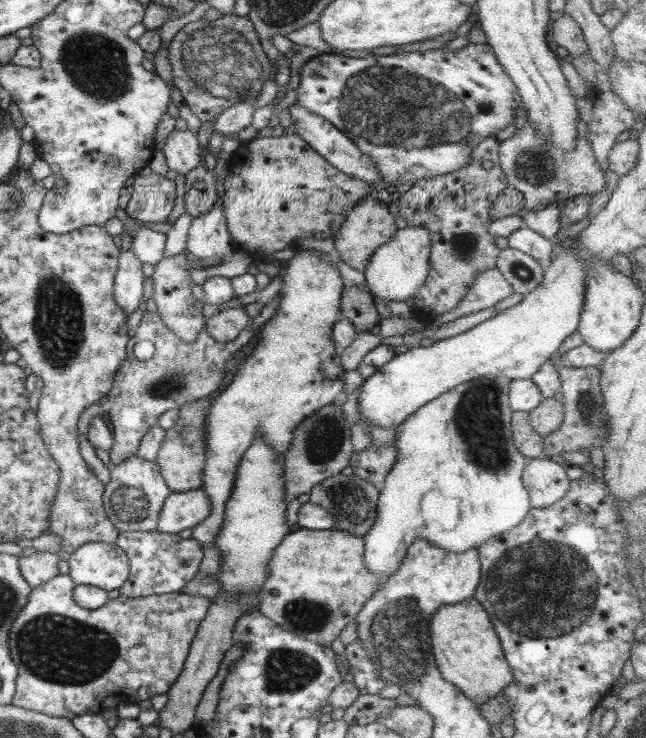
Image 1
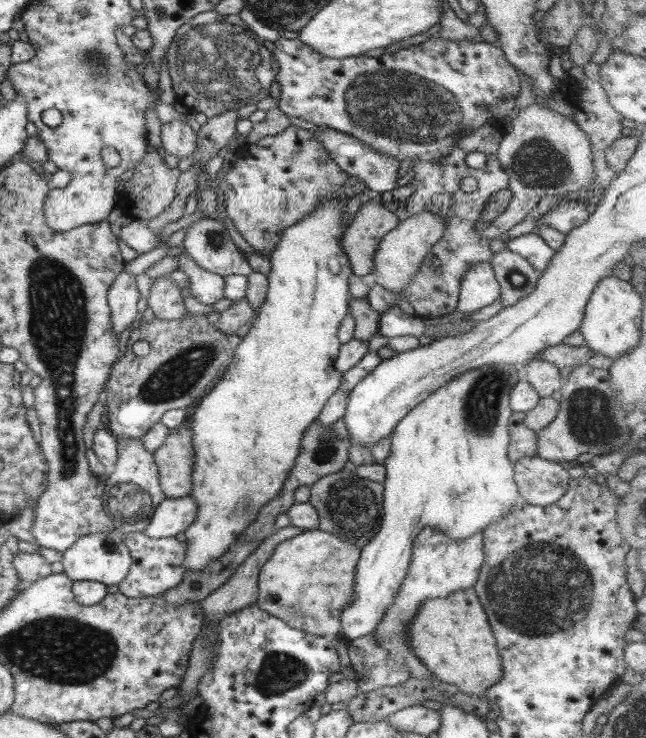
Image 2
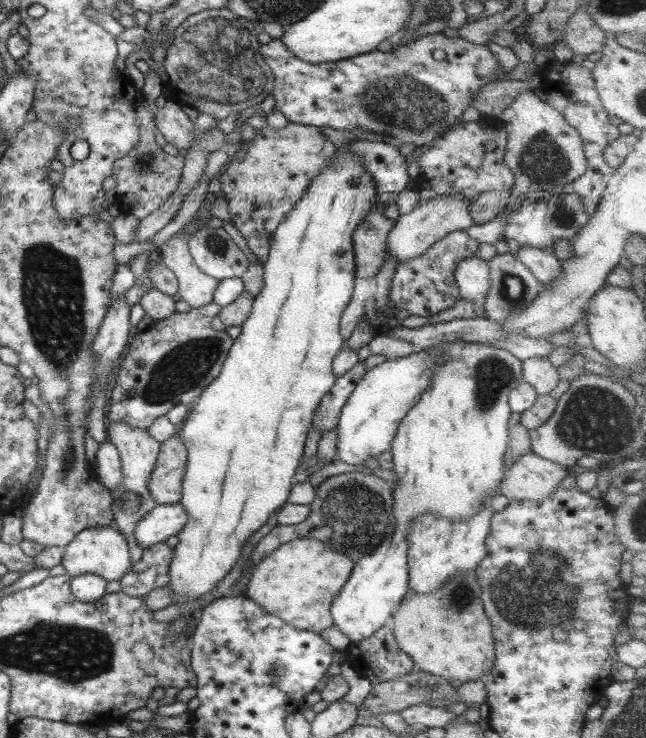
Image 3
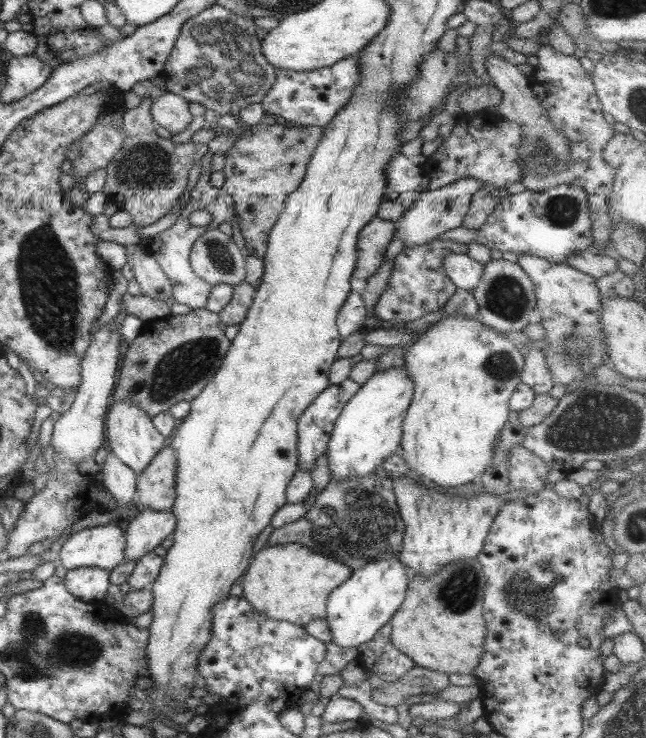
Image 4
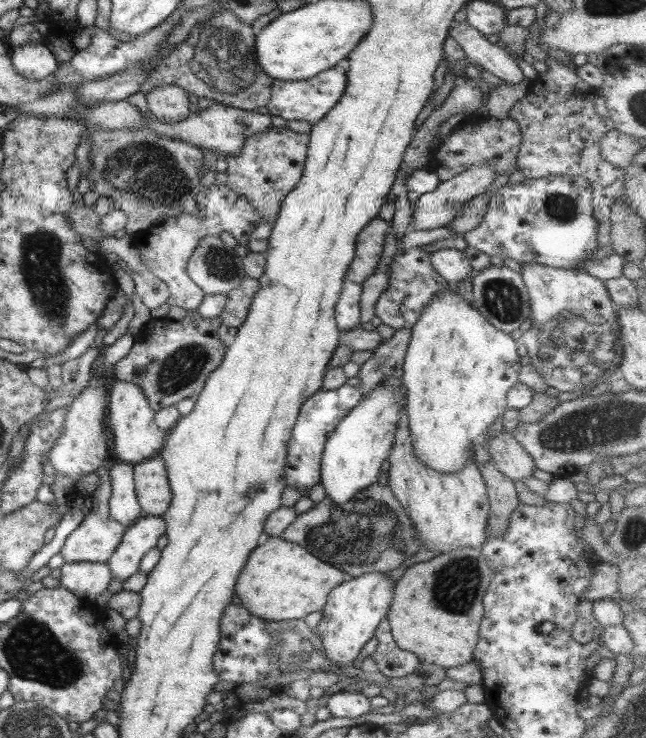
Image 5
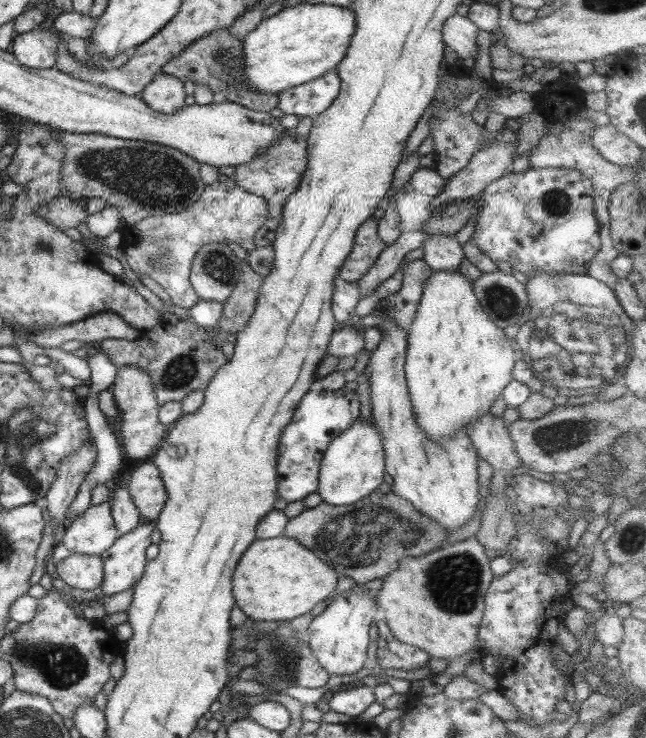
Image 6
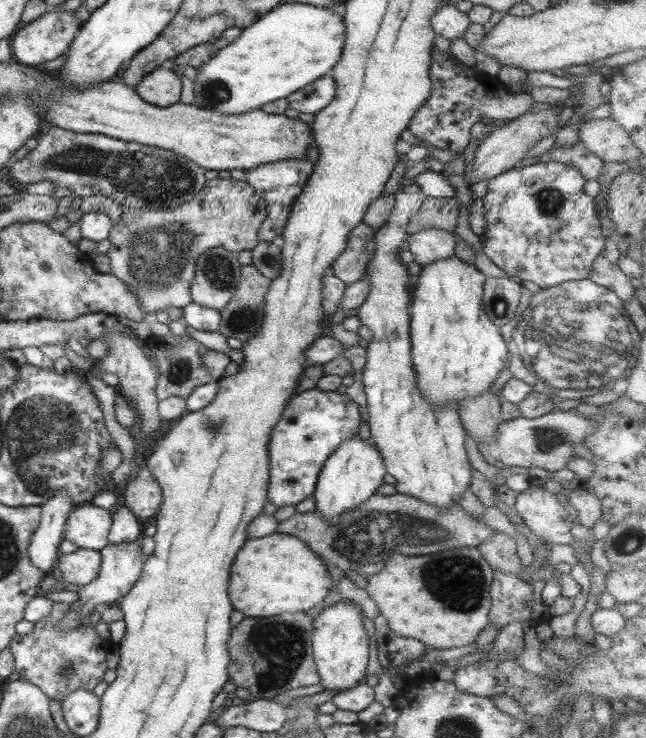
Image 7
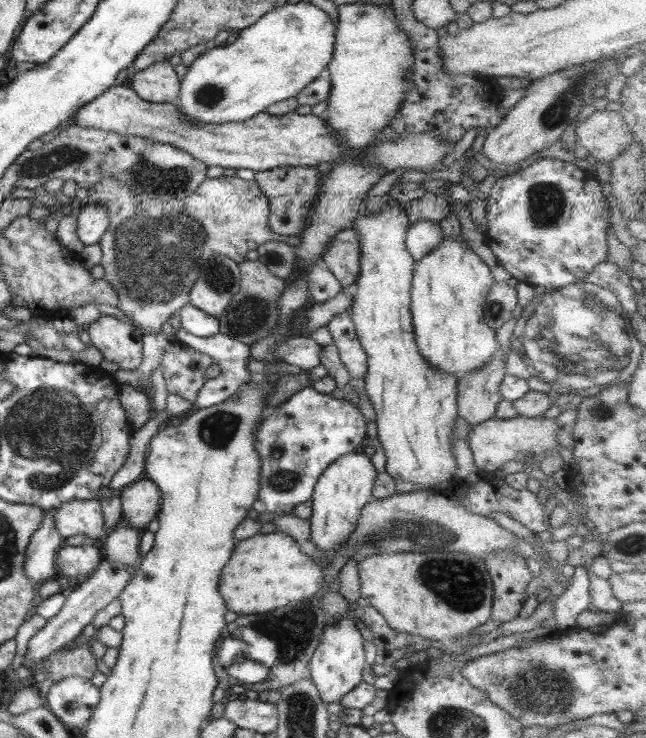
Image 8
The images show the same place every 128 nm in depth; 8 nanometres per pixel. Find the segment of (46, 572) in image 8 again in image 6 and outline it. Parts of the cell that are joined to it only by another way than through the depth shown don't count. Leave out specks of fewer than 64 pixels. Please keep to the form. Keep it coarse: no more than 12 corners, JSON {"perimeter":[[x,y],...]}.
{"perimeter":[[92,440],[65,456],[40,504],[49,530],[64,521],[97,457]]}

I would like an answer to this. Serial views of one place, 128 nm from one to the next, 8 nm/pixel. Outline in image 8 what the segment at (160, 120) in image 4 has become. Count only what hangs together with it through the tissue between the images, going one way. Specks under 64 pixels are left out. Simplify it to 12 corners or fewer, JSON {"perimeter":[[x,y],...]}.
{"perimeter":[[168,60],[132,71],[141,100],[175,102],[180,80]]}

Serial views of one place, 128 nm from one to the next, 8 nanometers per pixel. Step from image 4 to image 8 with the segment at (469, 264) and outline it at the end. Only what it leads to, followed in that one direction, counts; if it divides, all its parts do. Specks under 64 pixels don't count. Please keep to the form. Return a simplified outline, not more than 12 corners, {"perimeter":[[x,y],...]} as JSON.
{"perimeter":[[427,219],[408,225],[404,238],[414,262],[444,241]]}

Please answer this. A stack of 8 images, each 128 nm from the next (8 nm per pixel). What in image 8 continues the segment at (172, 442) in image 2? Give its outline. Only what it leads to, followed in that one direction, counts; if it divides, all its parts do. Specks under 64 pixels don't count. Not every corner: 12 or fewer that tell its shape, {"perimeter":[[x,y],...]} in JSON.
{"perimeter":[[142,477],[121,489],[123,522],[142,531],[161,495]]}

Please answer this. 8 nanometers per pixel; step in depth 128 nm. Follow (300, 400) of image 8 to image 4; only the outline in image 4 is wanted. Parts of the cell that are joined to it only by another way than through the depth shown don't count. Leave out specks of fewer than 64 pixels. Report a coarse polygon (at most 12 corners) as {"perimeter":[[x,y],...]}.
{"perimeter":[[360,384],[322,390],[297,419],[297,469],[326,452],[336,418]]}

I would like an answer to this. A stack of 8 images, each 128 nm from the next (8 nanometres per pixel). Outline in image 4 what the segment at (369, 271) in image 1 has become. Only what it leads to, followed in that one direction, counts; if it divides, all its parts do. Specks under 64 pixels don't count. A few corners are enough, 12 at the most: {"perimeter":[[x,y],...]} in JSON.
{"perimeter":[[461,178],[419,194],[396,222],[403,246],[461,227],[482,184]]}

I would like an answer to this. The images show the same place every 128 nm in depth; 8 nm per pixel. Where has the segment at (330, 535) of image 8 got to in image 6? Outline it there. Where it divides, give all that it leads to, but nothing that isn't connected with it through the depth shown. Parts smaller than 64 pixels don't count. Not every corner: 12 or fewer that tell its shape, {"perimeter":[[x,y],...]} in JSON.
{"perimeter":[[371,418],[329,442],[316,492],[329,506],[353,504],[385,476]]}

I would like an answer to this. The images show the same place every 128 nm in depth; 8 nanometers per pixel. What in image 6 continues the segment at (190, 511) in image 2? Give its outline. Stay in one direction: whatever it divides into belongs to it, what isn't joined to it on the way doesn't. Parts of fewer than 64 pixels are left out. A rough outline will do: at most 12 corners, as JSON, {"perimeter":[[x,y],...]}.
{"perimeter":[[153,523],[119,534],[100,554],[104,595],[141,578]]}

